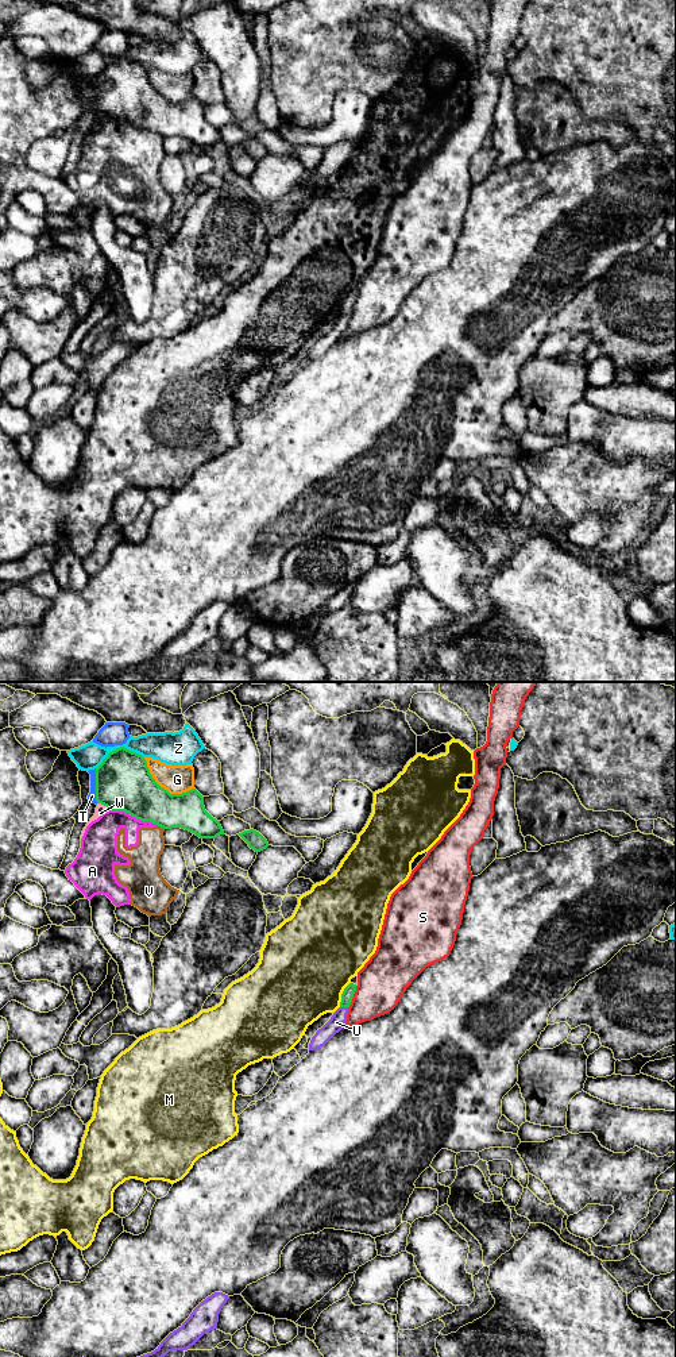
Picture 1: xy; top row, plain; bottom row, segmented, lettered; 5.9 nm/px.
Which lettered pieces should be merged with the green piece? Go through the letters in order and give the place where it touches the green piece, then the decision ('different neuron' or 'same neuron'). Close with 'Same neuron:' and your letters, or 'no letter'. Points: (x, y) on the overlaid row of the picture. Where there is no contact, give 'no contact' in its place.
A: xy (134, 816) | different neuron
G: xy (162, 787) | different neuron
M: xy (342, 994) | different neuron
S: xy (352, 997) | different neuron
T: xy (96, 786) | different neuron
U: xy (344, 1006) | same neuron
V: xy (161, 827) | different neuron
W: xy (104, 805) | different neuron
Z: xy (118, 748) | different neuron
Same neuron: U

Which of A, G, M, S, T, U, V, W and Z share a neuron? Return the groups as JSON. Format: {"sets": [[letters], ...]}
{"sets": [["A", "V"], ["G"], ["M"], ["S"], ["T"], ["U"], ["W"], ["Z"]]}

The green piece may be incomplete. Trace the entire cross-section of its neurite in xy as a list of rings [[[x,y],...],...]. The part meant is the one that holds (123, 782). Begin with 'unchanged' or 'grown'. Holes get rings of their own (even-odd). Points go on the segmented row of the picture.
unchanged; [[[124,747],[109,752],[96,768],[96,801],[109,810],[125,811],[136,820],[150,821],[163,829],[181,828],[200,839],[216,839],[224,834],[220,821],[205,810],[204,797],[196,789],[170,794],[155,782],[146,759]]]

